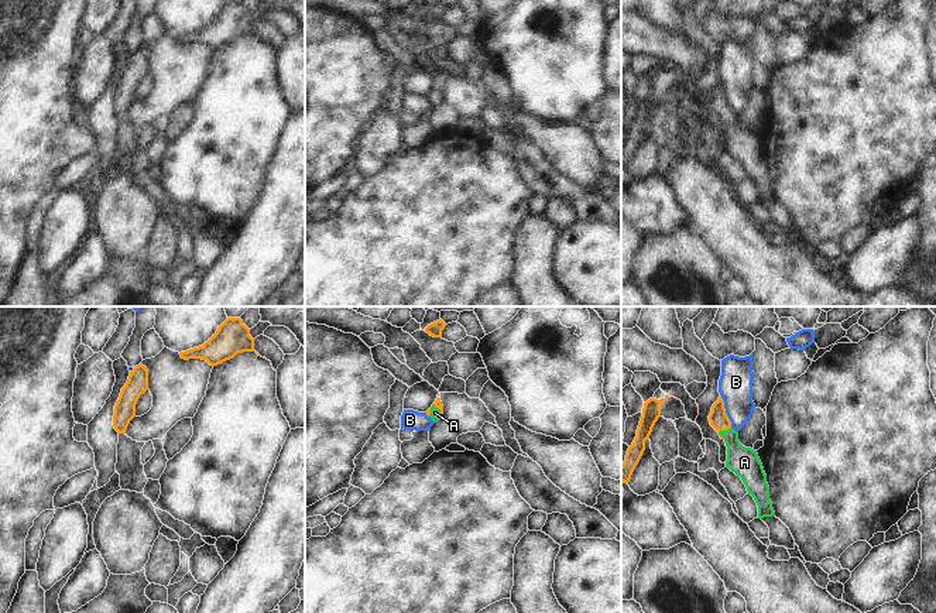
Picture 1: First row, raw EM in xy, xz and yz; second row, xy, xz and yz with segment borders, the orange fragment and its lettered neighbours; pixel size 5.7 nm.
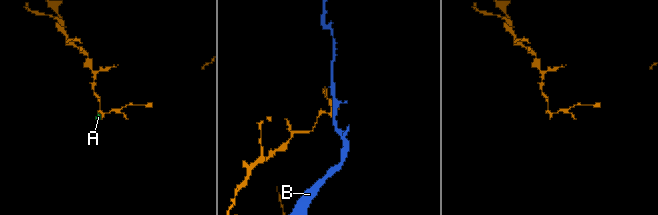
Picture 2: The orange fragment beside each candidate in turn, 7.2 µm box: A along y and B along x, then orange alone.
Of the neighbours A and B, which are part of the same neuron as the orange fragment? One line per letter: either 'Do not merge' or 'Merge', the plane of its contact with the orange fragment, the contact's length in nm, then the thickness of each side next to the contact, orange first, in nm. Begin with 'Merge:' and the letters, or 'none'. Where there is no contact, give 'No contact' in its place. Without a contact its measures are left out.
Merge: A
A: Merge. Touches orange in yz. Shared border 80 nm. Thickness 110 nm (orange) against 170 nm
B: Do not merge. Touches orange in yz. Shared border 200 nm. Thickness 110 nm (orange) against 190 nm.

